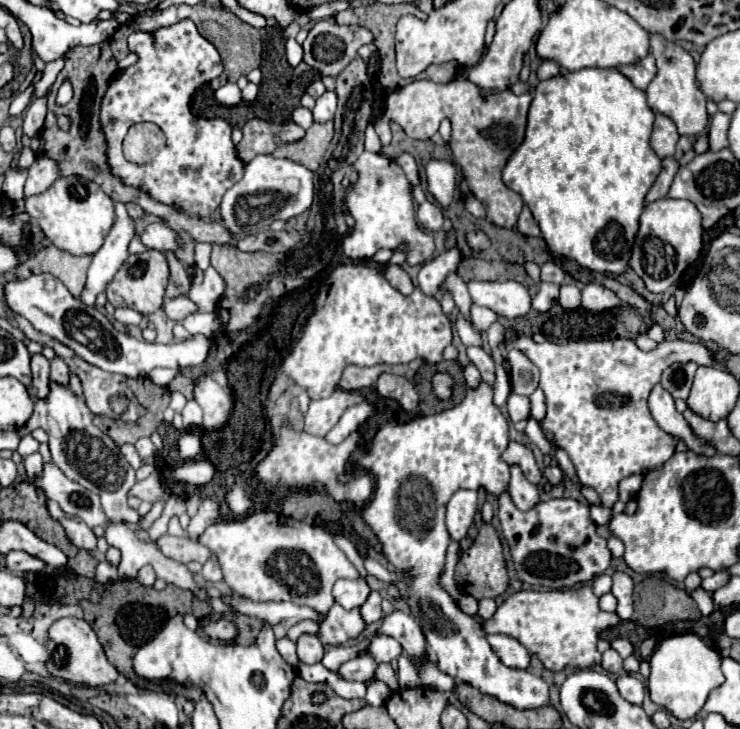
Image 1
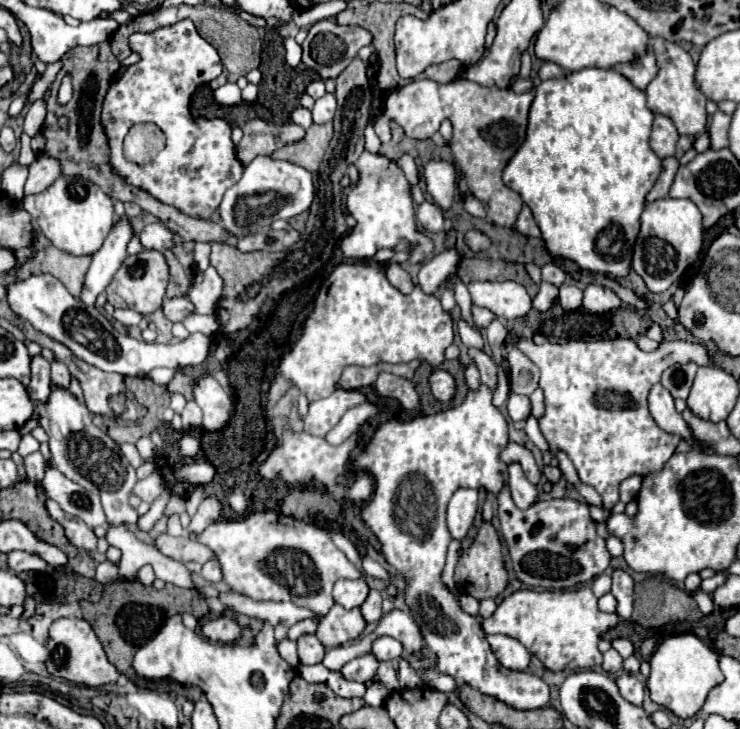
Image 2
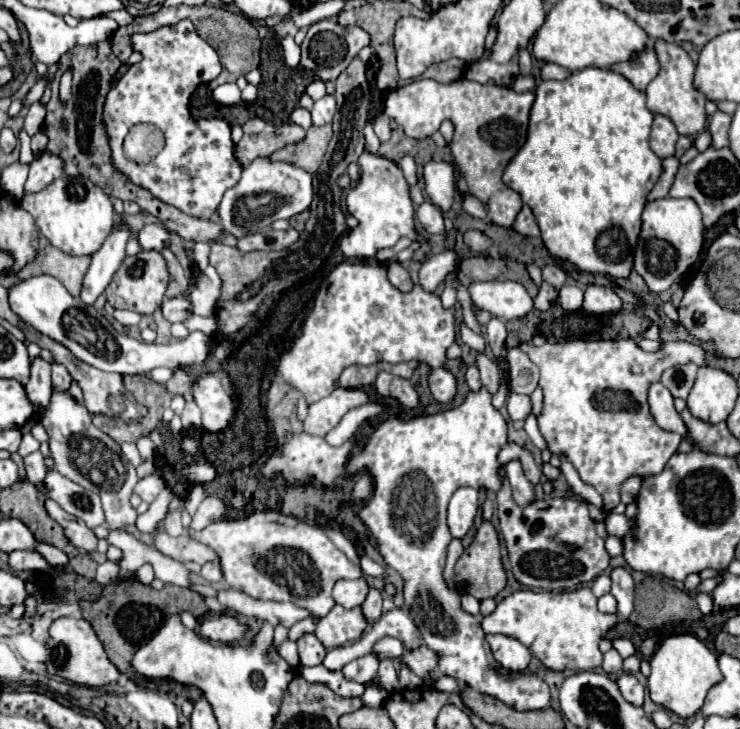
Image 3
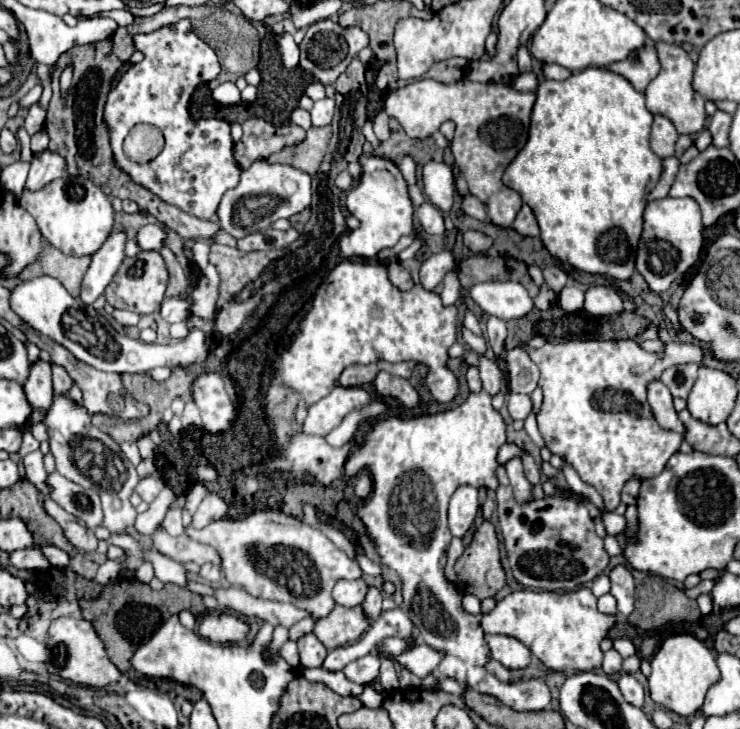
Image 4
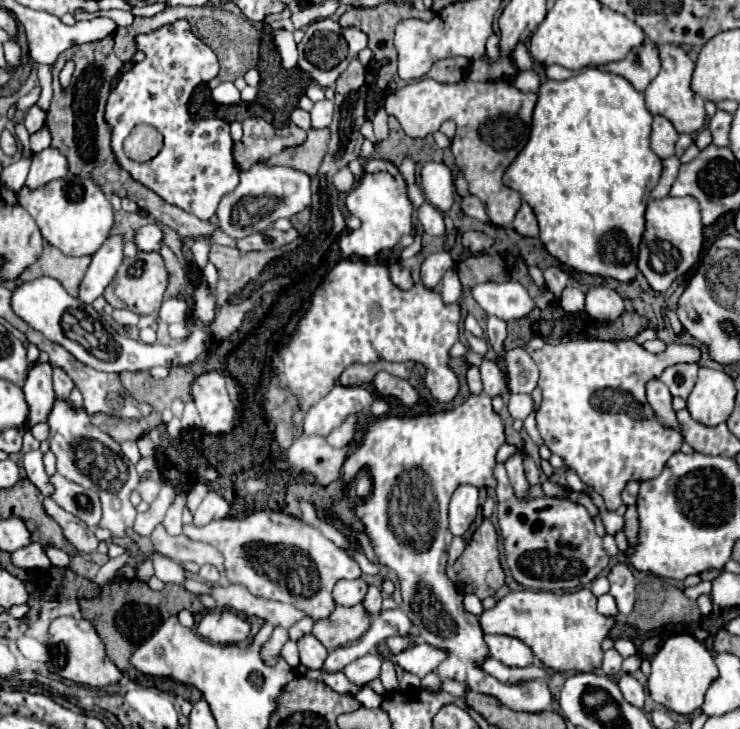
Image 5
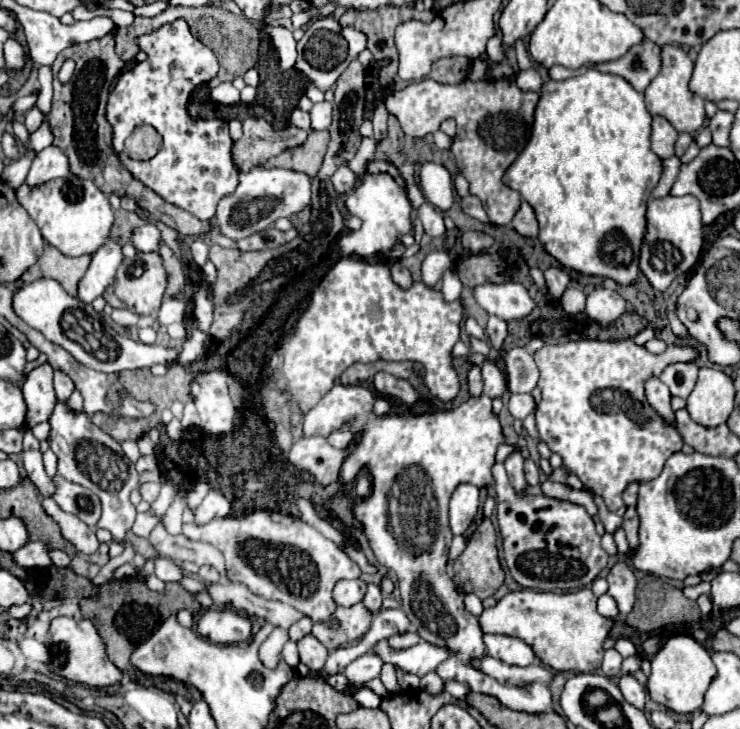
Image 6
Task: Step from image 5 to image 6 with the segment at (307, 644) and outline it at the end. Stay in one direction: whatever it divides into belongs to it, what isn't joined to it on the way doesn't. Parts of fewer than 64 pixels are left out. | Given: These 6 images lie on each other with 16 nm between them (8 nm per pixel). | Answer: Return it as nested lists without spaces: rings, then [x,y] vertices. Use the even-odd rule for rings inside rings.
[[[312,634],[304,636],[298,642],[298,650],[300,650],[300,662],[310,666],[312,670],[322,670],[324,668],[326,658],[328,658],[328,650]]]

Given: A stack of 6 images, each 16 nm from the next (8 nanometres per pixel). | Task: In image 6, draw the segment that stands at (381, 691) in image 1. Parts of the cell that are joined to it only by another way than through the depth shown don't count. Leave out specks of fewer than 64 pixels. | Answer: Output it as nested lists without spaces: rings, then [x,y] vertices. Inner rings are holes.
[[[360,688],[358,692],[352,694],[352,698],[362,706],[362,708],[378,708],[380,706],[380,696],[376,696],[370,688]]]

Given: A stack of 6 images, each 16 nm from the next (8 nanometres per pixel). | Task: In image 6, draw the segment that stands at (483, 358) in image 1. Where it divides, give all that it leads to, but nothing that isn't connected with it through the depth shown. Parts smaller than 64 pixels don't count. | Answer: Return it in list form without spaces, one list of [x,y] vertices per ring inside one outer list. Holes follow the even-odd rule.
[[[486,360],[482,364],[482,376],[484,376],[484,394],[492,400],[502,398],[506,392],[506,380],[494,362]]]

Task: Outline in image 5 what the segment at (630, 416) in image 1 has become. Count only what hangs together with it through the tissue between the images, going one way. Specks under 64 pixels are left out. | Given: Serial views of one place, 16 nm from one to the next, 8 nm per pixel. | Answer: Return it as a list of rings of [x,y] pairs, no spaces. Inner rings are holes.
[[[572,340],[556,346],[544,344],[532,354],[532,358],[540,368],[542,402],[536,410],[536,424],[544,444],[550,448],[550,452],[562,456],[564,464],[574,470],[586,486],[594,488],[604,498],[608,510],[618,510],[622,506],[620,494],[624,486],[632,480],[644,482],[656,478],[666,460],[682,446],[682,436],[672,428],[664,428],[646,402],[646,382],[660,376],[670,364],[698,362],[700,350],[696,346],[668,344],[662,354],[650,354],[634,340]]]

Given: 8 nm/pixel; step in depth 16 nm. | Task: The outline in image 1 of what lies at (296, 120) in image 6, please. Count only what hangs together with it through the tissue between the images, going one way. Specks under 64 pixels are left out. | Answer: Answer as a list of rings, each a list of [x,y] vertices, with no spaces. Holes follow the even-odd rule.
[[[298,106],[294,112],[292,112],[292,120],[298,124],[298,126],[302,126],[304,130],[306,128],[310,128],[312,126],[312,112],[308,110],[308,108],[302,108],[302,106]]]

